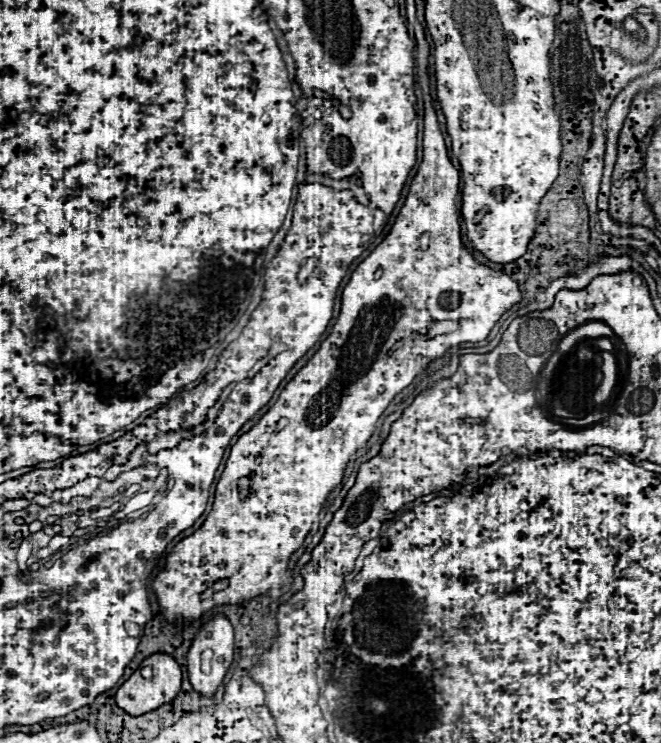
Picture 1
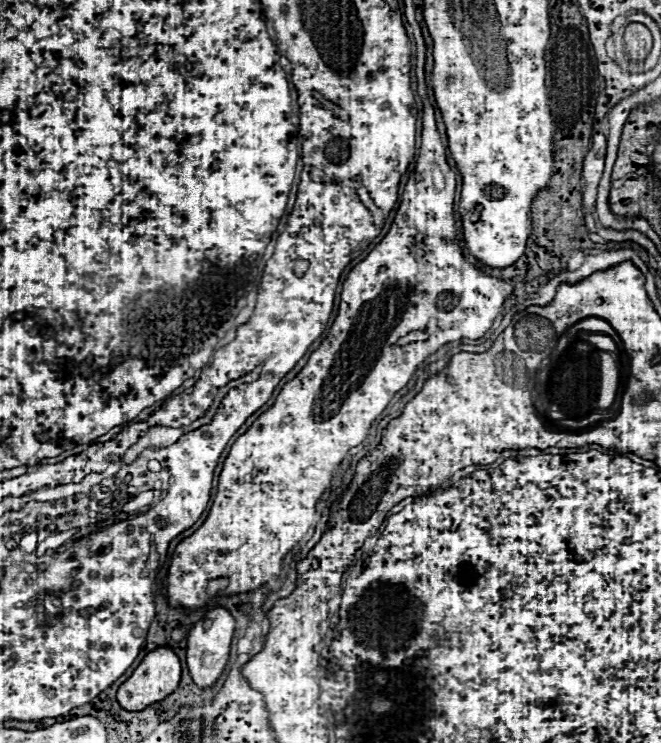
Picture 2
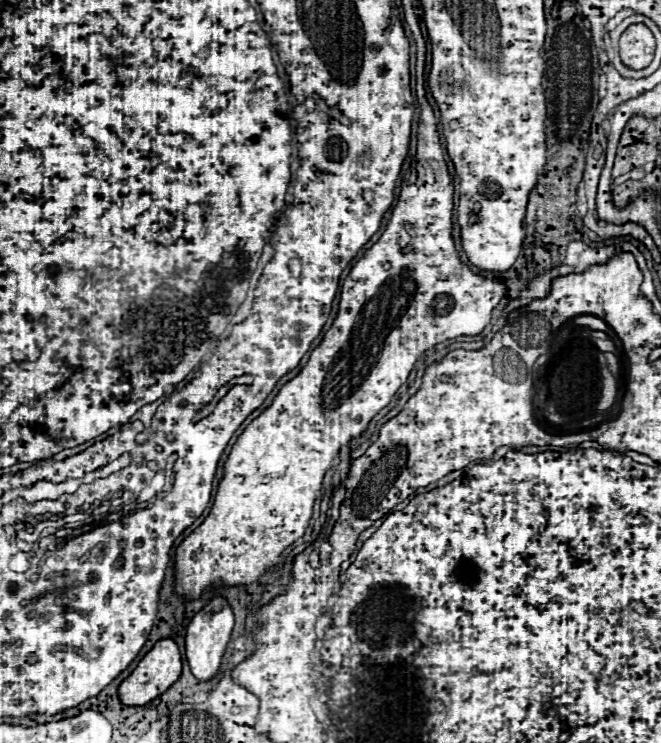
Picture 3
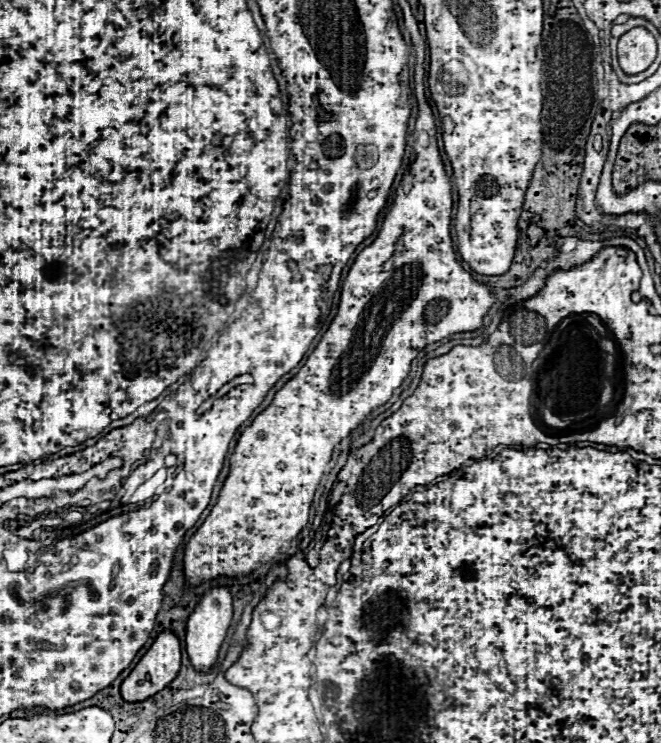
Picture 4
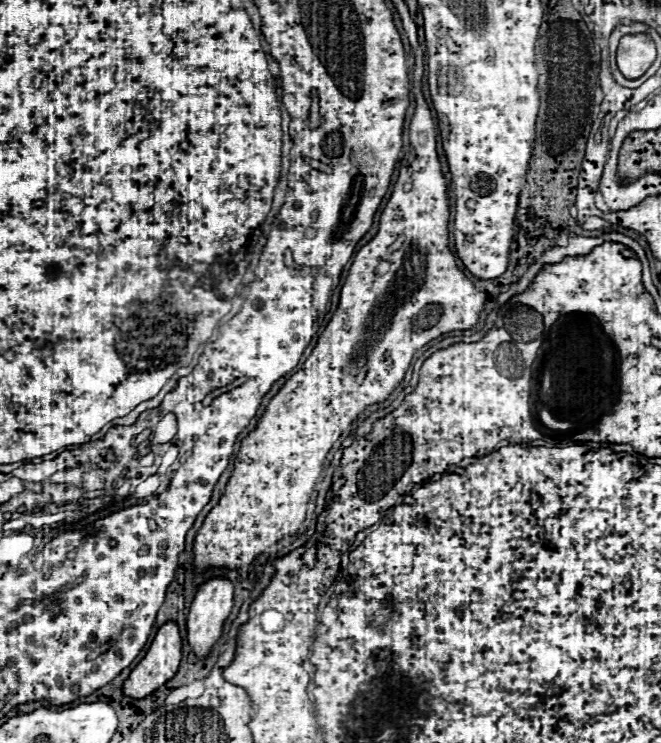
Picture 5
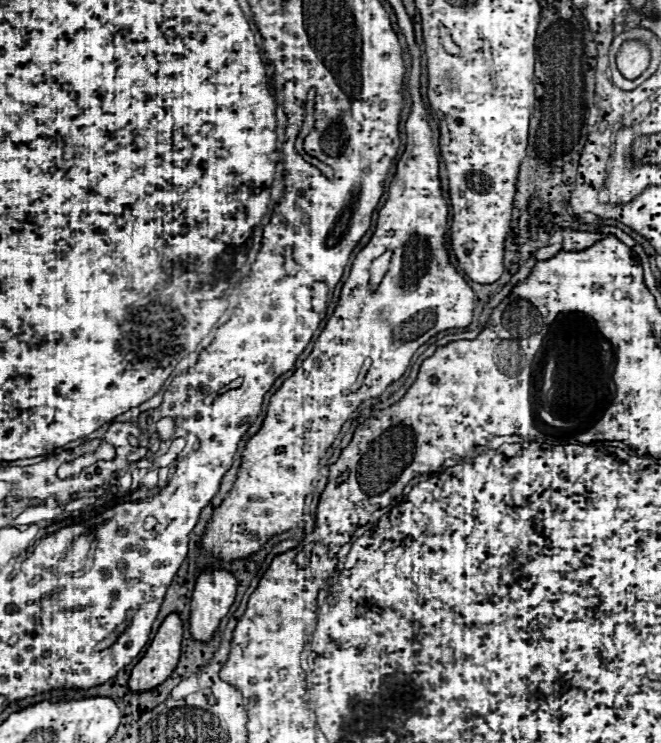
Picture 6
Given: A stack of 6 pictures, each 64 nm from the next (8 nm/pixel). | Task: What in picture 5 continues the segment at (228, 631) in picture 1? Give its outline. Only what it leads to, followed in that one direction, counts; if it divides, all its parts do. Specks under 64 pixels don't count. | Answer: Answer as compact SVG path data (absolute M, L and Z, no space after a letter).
M216 576L198 586L188 614L188 642L192 652L204 658L222 634L224 620L234 604L234 584Z

